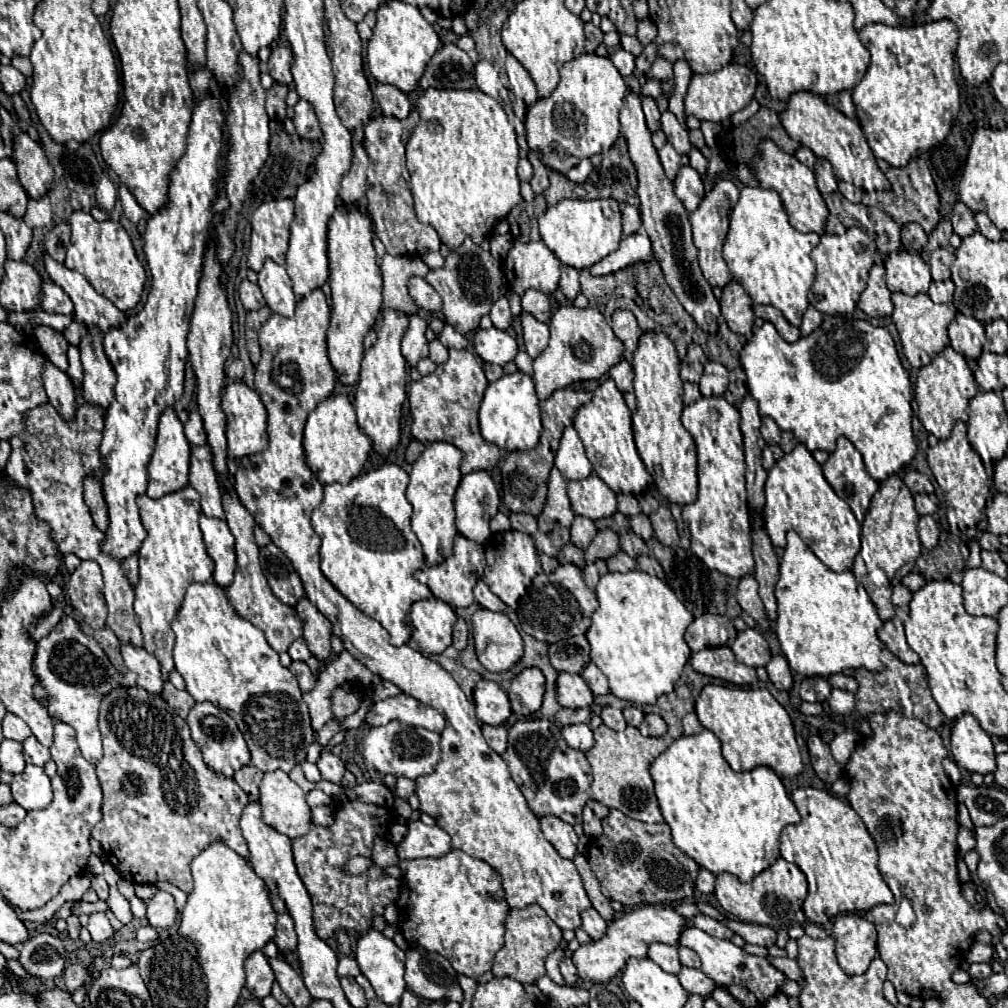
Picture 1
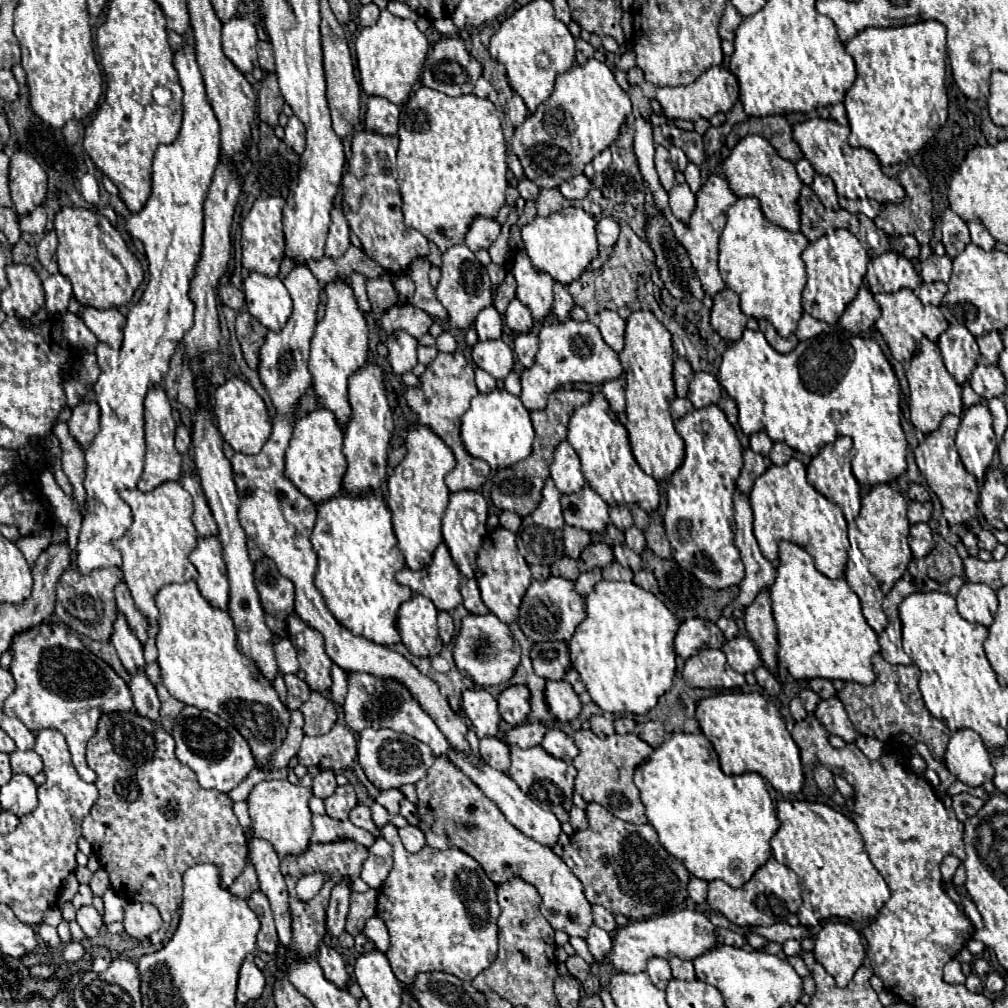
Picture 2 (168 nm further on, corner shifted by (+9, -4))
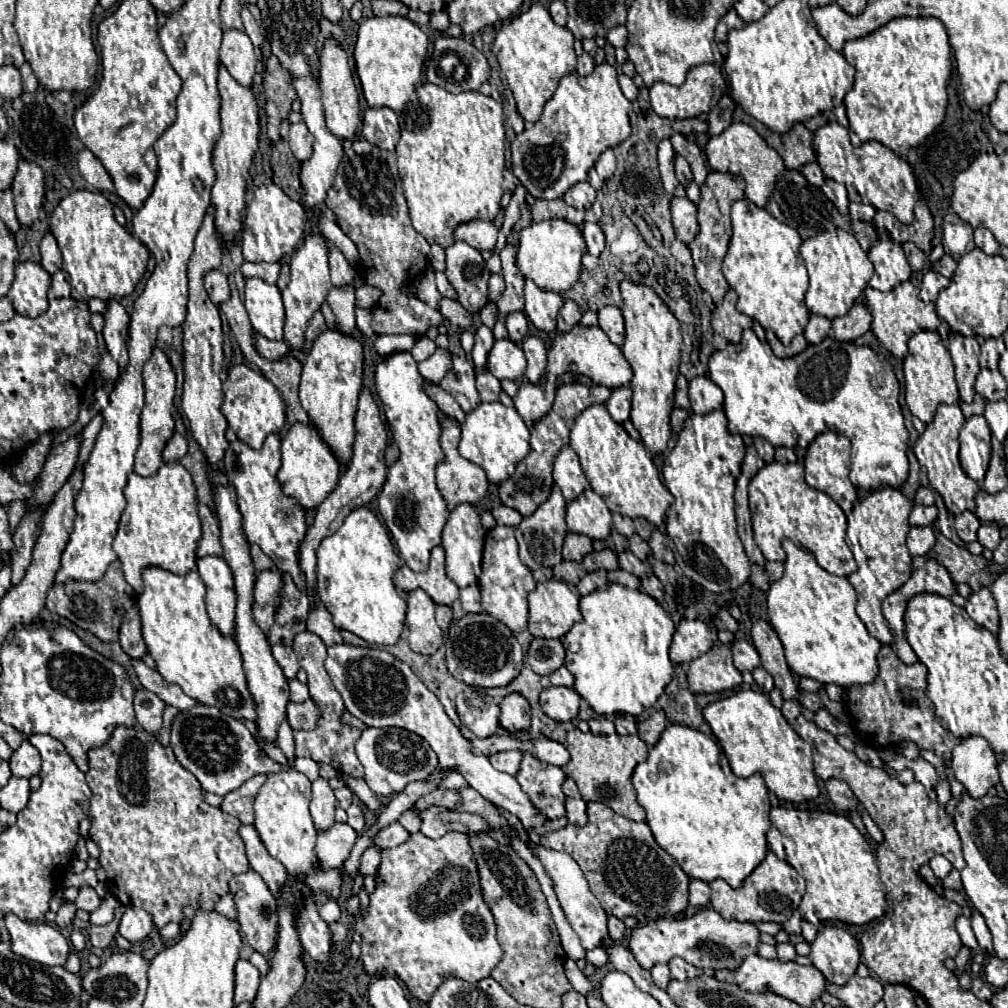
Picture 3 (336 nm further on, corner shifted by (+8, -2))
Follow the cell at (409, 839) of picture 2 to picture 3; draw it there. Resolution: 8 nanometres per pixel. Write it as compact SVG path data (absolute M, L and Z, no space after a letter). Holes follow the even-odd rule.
M391 823L387 829L381 829L377 833L375 845L379 849L391 849L391 847L397 847L397 845L405 843L405 839L409 839L409 831L405 831L401 823Z

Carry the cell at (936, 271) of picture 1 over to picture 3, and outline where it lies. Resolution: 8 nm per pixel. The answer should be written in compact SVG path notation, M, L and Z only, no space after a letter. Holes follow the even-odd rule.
M943 255L937 263L931 265L933 271L937 271L937 273L941 273L941 275L945 275L945 277L951 277L953 271L955 271L955 267L957 267L957 263L955 263L949 255Z

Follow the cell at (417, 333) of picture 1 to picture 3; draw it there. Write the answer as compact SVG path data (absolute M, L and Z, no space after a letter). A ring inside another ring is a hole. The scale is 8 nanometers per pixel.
M409 351L385 357L375 371L377 393L401 451L399 459L389 467L387 481L379 493L379 511L393 535L399 555L413 571L425 571L425 567L429 567L429 553L441 543L441 531L449 517L447 503L435 483L435 469L445 461L445 453L439 445L439 409L423 391L423 381L425 379L419 375L417 363Z

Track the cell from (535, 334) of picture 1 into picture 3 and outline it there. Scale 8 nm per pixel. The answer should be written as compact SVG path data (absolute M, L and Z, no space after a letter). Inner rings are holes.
M525 337L521 343L521 349L525 351L527 357L527 371L525 377L531 383L539 383L545 375L545 363L547 363L547 349L545 343L539 337Z

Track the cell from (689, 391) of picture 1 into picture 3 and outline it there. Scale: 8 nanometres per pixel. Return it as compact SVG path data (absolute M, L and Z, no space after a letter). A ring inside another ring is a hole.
M675 407L675 409L673 409L673 413L671 413L671 427L673 427L675 433L681 431L683 421L685 421L687 417L689 417L689 411L687 411L687 409L681 409L681 407Z

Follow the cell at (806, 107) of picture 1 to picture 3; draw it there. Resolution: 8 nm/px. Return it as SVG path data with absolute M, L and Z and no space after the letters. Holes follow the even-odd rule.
M827 123L813 133L813 149L823 175L841 181L851 202L870 204L875 209L893 213L901 223L913 221L913 205L917 201L917 175L911 165L877 141L854 147L849 143L849 131L839 123Z

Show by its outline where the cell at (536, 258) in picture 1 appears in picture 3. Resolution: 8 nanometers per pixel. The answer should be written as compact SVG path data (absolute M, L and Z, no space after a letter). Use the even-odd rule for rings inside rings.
M531 279L525 281L525 313L539 331L551 333L555 329L555 317L561 307L563 297L559 293L545 291Z

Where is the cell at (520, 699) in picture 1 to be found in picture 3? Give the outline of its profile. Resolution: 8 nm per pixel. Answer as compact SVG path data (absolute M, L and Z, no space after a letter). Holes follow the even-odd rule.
M511 693L511 695L503 697L499 707L501 707L499 723L503 729L507 729L509 733L529 729L531 707L529 707L529 701L521 693Z

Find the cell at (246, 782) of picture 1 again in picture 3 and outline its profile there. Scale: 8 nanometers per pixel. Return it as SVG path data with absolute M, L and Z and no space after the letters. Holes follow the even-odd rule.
M231 893L223 895L223 897L215 903L215 911L223 913L223 915L225 915L225 917L229 917L229 919L235 919L235 917L237 917L237 907L235 907L233 895L231 895Z

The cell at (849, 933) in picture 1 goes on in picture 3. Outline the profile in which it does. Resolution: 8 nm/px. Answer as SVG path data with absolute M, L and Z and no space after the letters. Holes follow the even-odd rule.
M827 925L811 943L811 961L825 979L845 985L857 971L861 951L857 939L837 925Z

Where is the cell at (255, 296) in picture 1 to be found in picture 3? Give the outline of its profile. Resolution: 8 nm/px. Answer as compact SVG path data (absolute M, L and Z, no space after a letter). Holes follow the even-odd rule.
M219 269L205 275L205 289L207 289L207 293L209 293L209 297L215 305L219 305L223 301L229 301L229 297L231 297L227 277Z

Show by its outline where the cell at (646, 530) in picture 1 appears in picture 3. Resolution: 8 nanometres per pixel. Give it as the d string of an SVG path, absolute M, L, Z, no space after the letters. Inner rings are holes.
M637 533L633 537L629 537L629 549L635 553L635 557L639 557L641 561L645 561L649 557L649 545L647 541L643 541Z

